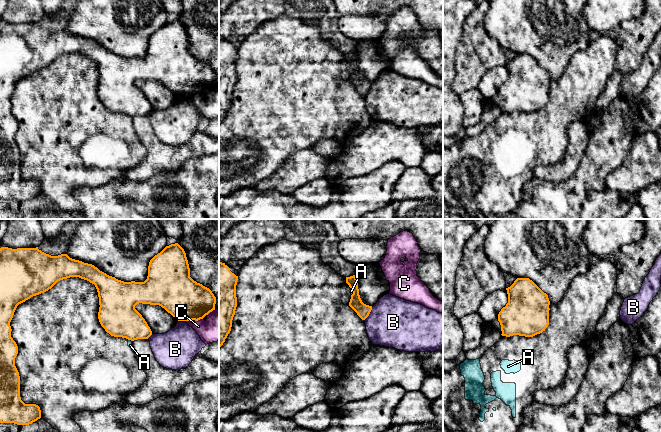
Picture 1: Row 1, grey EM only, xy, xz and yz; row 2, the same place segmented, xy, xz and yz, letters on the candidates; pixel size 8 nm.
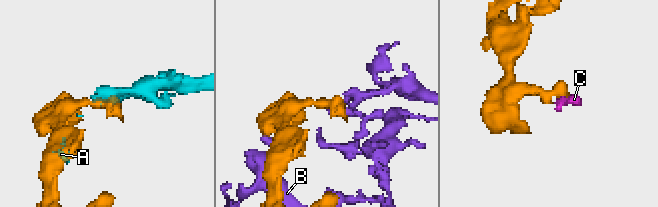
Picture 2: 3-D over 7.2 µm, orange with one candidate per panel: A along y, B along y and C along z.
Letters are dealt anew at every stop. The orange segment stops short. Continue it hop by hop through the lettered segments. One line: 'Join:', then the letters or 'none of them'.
Join: none of them

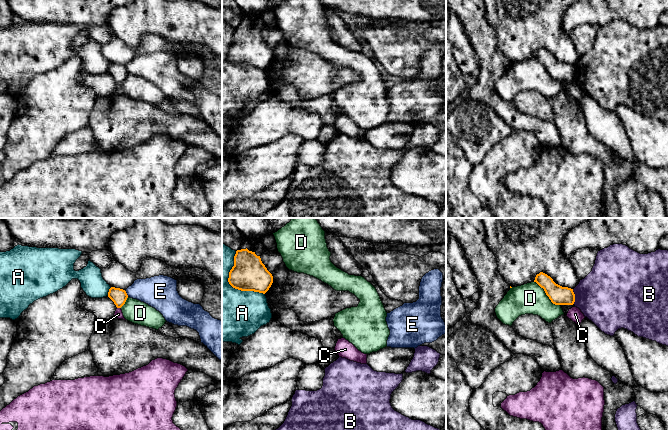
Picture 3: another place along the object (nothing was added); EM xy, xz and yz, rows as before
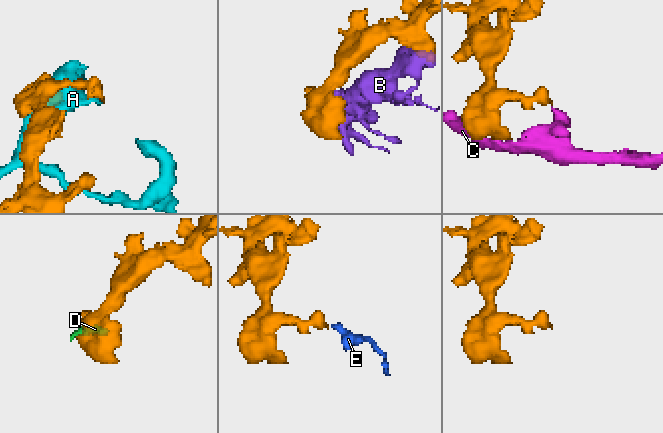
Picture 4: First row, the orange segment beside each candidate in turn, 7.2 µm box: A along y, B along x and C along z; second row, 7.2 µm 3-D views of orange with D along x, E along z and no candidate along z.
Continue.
Join: none of them

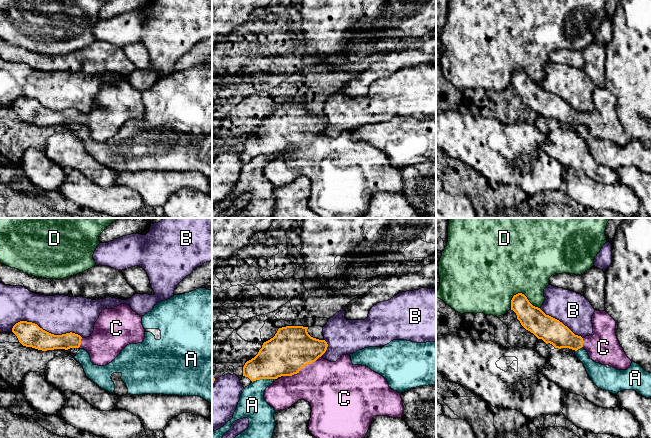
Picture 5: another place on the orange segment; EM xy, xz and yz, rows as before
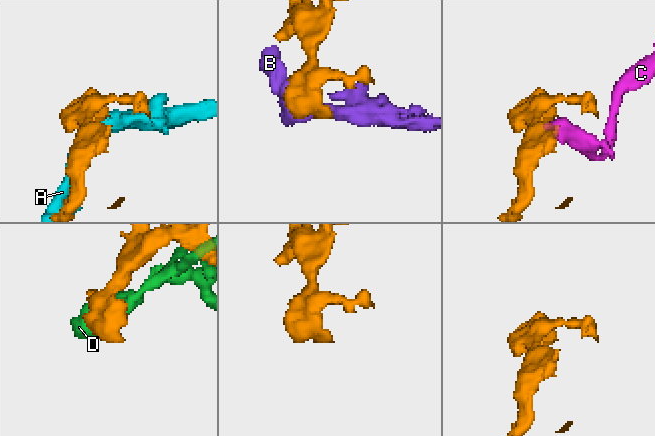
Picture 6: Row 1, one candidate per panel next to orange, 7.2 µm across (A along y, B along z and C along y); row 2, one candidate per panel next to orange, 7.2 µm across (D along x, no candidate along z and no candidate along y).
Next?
Join: C

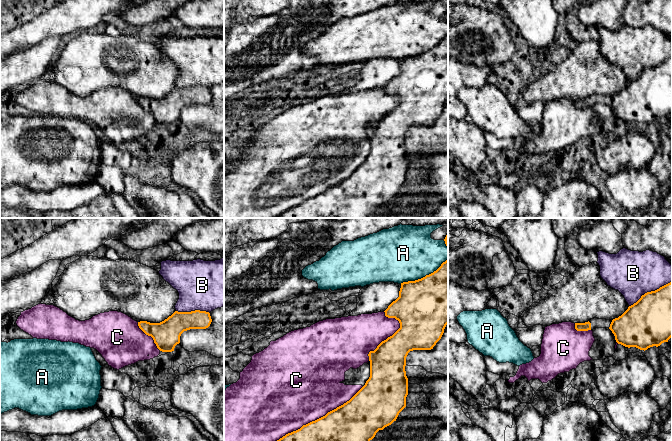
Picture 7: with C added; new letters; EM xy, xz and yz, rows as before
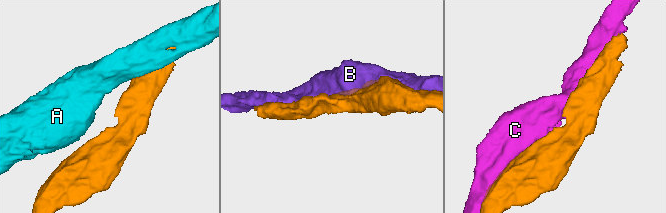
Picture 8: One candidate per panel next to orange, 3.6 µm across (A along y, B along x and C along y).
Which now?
Join: none of them

